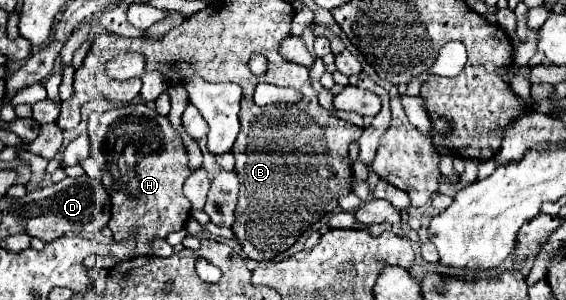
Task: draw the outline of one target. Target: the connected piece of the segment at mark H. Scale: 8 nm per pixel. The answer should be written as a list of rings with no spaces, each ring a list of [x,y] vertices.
[[[132,103],[88,117],[88,135],[92,141],[90,157],[102,169],[102,187],[112,201],[112,217],[108,227],[114,239],[126,239],[128,229],[138,229],[140,245],[136,255],[150,255],[152,237],[166,239],[172,231],[180,231],[190,217],[190,201],[182,193],[182,183],[190,175],[188,153],[180,133],[170,125],[168,117],[158,115],[146,103]]]

